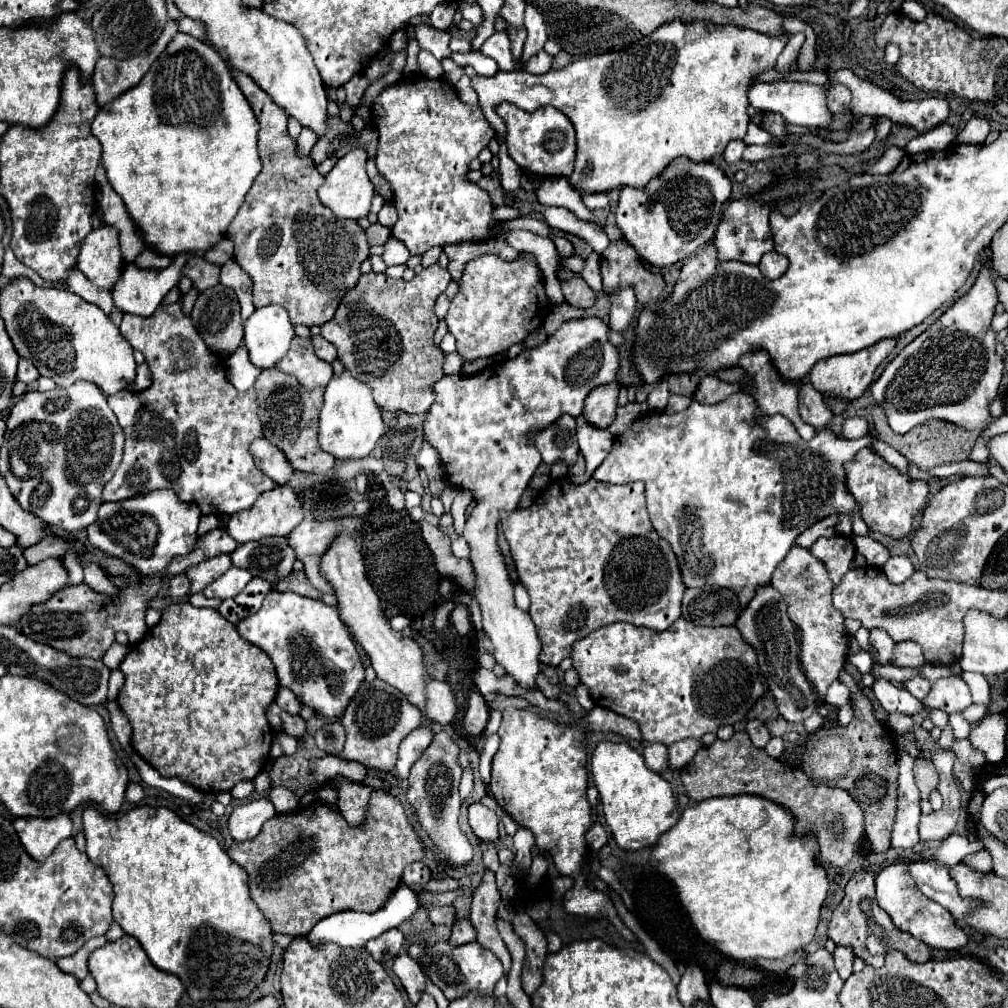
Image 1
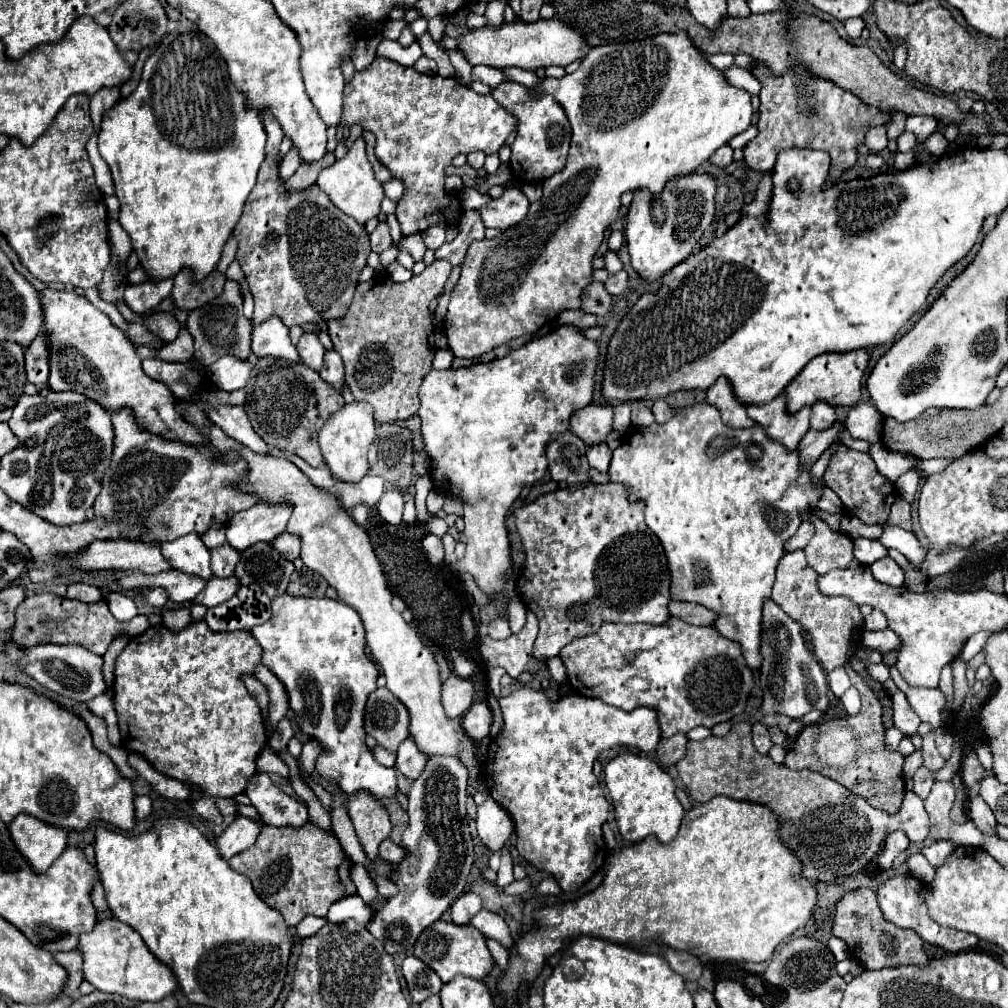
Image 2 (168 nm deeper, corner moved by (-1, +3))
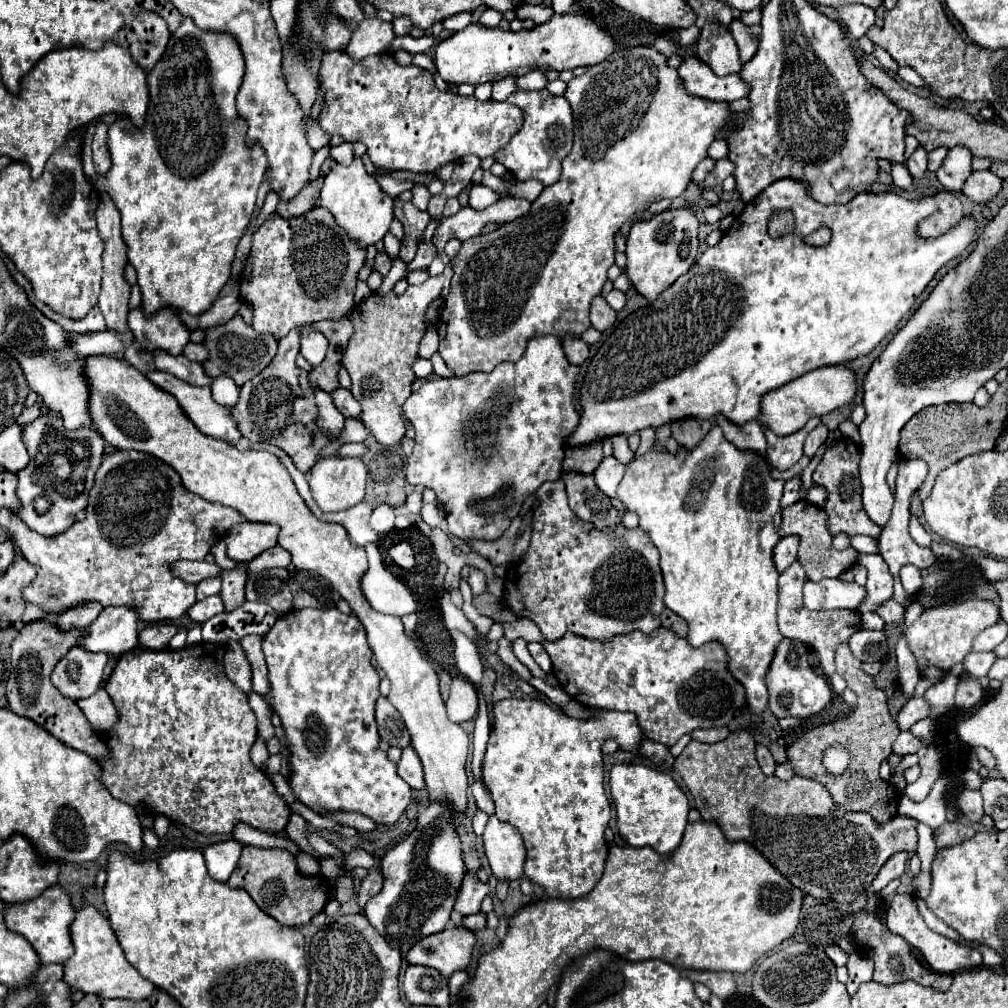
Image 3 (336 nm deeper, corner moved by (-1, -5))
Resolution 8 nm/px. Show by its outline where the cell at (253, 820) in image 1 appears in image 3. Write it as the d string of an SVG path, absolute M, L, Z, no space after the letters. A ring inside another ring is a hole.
M227 839L209 845L205 853L209 875L217 881L227 881L233 869L237 867L241 851L243 851L243 843L239 843L237 839Z

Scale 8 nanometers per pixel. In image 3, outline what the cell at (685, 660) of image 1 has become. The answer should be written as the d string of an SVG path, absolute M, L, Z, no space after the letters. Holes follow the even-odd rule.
M659 627L649 635L633 631L627 635L615 635L605 643L589 641L567 633L563 639L555 643L547 643L541 639L541 645L545 647L545 651L553 661L553 675L557 677L561 689L573 701L585 707L631 711L637 715L645 737L663 743L667 747L675 745L685 733L691 733L695 729L715 729L715 727L729 725L735 713L745 705L745 689L731 675L727 667L727 651L717 641L709 641L701 647L693 647L689 645L687 639L675 635L665 627Z

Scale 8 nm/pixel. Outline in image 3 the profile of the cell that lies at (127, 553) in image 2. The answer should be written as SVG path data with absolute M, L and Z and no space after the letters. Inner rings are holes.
M173 561L169 569L175 577L183 579L185 583L199 583L201 579L215 577L221 573L219 565L207 561Z

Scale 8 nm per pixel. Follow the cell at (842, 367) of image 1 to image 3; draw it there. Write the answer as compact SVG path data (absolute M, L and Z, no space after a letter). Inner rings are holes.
M825 365L815 371L809 371L807 375L801 375L799 379L793 379L791 383L785 383L783 387L763 397L759 421L765 427L773 429L777 435L791 435L799 431L813 415L823 417L835 409L851 405L855 399L855 393L857 393L857 381L851 369L843 365Z

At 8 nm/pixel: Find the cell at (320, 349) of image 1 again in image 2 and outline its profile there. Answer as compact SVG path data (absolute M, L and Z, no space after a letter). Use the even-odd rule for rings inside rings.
M327 351L325 353L325 363L319 369L319 375L325 383L331 383L333 387L337 387L337 391L341 393L345 383L345 369L343 369L343 359L337 355L337 351Z

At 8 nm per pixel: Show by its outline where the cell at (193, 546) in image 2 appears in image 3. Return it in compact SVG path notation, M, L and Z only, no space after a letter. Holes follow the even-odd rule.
M211 577L211 579L203 579L201 583L197 583L197 599L205 599L209 595L217 595L221 591L221 579L219 577Z

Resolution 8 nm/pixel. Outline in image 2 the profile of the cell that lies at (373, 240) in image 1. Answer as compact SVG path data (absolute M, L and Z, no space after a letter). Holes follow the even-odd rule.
M379 223L379 227L371 233L371 247L375 253L383 253L385 249L389 249L393 245L391 235L389 235L389 227L387 223Z

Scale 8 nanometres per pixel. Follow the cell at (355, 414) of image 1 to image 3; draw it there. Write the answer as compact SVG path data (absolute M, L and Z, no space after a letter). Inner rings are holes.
M329 455L317 461L317 465L311 469L311 493L317 505L323 511L343 511L359 501L363 501L365 495L365 481L367 481L367 467L357 457L341 457L341 455Z

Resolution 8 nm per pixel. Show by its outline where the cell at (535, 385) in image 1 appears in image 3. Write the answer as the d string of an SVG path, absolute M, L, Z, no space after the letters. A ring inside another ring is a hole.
M543 335L535 337L529 341L525 355L517 363L499 363L491 373L469 373L463 377L449 377L449 379L437 379L437 381L425 381L417 391L411 393L411 397L405 403L405 417L413 423L415 427L415 449L407 461L407 483L411 485L425 485L437 493L437 501L443 505L447 523L449 523L449 533L461 537L461 539L483 539L483 541L495 541L499 539L513 515L519 513L521 503L535 493L545 481L555 481L561 475L561 463L563 463L563 449L567 439L573 435L573 431L579 427L579 411L573 405L573 393L575 393L575 383L579 377L579 365L573 365L567 361L561 341L555 335ZM493 405L509 405L507 413L493 413Z

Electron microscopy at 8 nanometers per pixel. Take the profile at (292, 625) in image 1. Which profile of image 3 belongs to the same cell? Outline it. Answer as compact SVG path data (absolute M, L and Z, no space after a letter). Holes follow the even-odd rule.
M335 607L329 609L293 609L279 617L273 629L263 637L263 653L269 669L269 705L281 717L291 751L289 785L297 799L309 809L323 811L357 811L375 823L393 825L407 803L411 787L397 775L395 763L379 749L375 725L375 701L379 697L379 675L371 661L371 649L361 621Z

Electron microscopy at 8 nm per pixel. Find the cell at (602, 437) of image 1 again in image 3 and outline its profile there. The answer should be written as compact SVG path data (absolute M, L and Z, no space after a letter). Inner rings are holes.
M605 457L605 459L601 461L601 465L595 469L593 477L595 477L597 487L599 487L605 495L615 497L617 485L619 485L619 481L621 481L621 477L623 477L623 465L621 465L615 457Z

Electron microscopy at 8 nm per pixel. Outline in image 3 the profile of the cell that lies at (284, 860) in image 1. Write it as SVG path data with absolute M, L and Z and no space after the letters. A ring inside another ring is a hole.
M245 845L241 859L231 873L227 885L231 887L243 887L253 897L253 901L269 913L273 919L277 919L281 925L287 927L299 927L307 925L317 913L323 911L325 903L331 895L331 883L323 879L321 875L303 875L297 869L295 857L287 849L261 849L253 845Z

